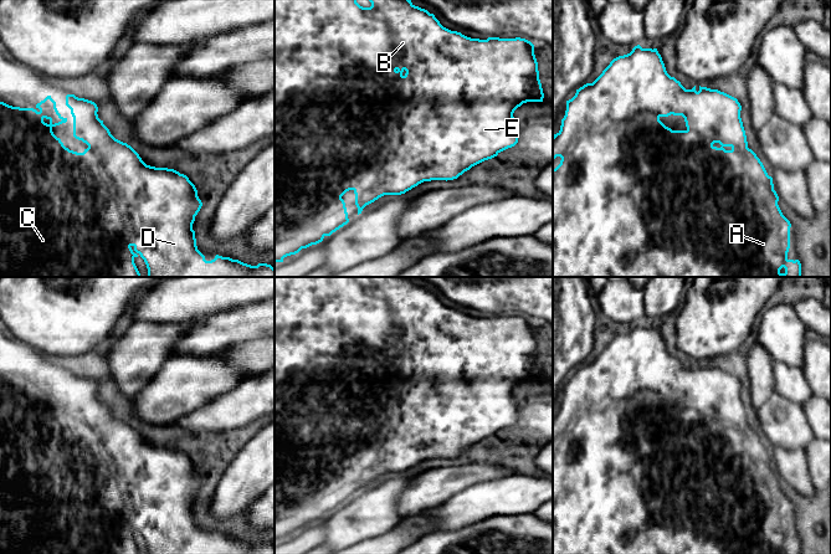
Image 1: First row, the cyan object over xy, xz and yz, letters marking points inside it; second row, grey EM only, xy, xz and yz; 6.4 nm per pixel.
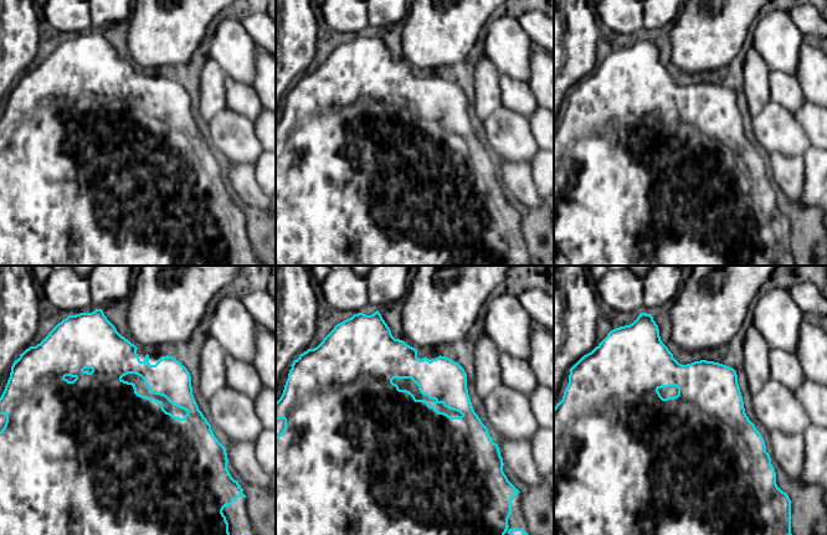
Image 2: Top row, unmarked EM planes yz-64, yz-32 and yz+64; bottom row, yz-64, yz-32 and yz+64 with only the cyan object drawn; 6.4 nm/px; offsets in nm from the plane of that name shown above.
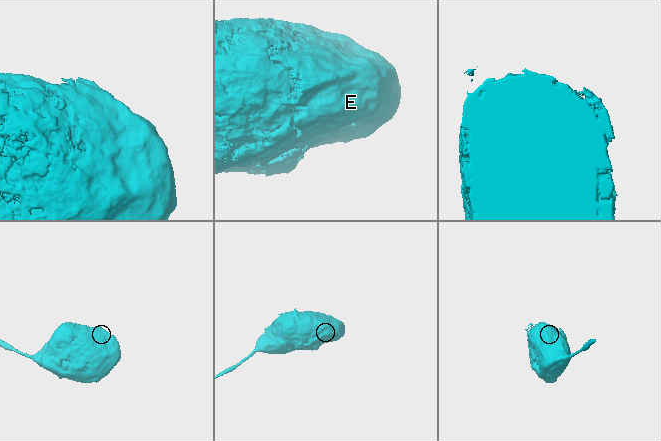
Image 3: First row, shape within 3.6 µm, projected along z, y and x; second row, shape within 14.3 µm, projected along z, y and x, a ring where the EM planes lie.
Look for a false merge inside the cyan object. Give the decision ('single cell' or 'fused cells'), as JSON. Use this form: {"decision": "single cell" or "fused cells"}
{"decision": "single cell"}

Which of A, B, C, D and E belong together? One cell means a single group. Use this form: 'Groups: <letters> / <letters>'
Groups: A B C D E

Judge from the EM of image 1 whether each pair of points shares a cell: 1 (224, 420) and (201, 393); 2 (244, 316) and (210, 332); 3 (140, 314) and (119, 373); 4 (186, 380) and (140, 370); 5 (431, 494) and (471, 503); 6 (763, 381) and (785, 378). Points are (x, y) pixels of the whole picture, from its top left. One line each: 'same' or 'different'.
1: different
2: same
3: different
4: different
5: different
6: different

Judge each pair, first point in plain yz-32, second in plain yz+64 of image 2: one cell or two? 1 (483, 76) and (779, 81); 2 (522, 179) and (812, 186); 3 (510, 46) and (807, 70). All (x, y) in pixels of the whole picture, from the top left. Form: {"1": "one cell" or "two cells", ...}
{"1": "two cells", "2": "two cells", "3": "two cells"}

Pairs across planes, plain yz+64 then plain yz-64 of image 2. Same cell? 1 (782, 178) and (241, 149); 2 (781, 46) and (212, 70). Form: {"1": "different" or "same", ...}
{"1": "different", "2": "different"}

